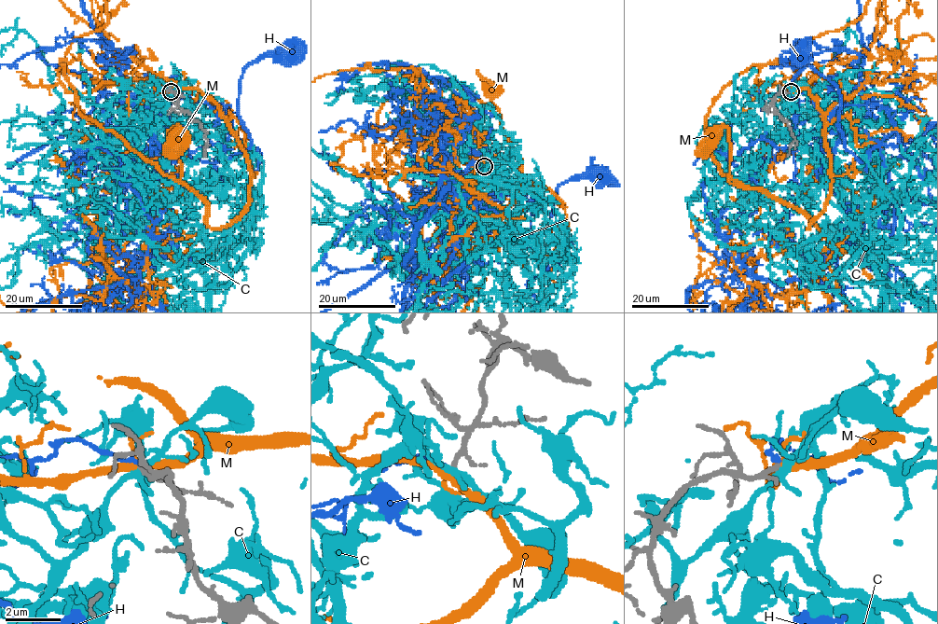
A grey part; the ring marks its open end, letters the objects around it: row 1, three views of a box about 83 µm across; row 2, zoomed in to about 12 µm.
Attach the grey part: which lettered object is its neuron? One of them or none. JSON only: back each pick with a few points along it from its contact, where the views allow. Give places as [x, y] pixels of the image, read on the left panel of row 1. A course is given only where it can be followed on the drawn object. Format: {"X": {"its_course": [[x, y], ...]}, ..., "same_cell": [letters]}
{"M": {"its_course": [[172, 91], [200, 90], [244, 154], [249, 199], [227, 226], [211, 228], [181, 181], [169, 132], [180, 139]]}, "same_cell": ["M"]}

